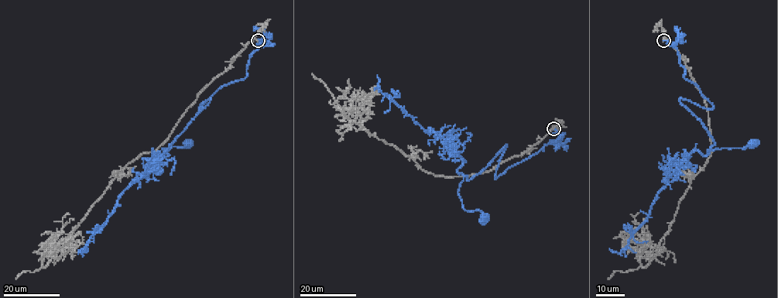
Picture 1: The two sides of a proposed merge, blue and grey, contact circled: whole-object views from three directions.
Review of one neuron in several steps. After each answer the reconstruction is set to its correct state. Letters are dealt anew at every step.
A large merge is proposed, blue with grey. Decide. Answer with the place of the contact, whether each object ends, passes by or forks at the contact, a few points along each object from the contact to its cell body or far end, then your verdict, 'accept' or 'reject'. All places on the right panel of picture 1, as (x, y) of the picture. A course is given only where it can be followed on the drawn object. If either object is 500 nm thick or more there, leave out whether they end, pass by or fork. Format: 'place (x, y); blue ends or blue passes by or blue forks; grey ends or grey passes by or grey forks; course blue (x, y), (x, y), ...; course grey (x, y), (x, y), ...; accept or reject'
place (663, 40); blue ends; grey ends; course blue (663, 41), (676, 49), (683, 77), (713, 105), (706, 109), (680, 99), (707, 131), (711, 150), (752, 143); course grey (663, 41), (683, 59), (704, 98), (711, 155), (690, 181), (651, 261), (635, 269), (615, 271), (608, 279); reject

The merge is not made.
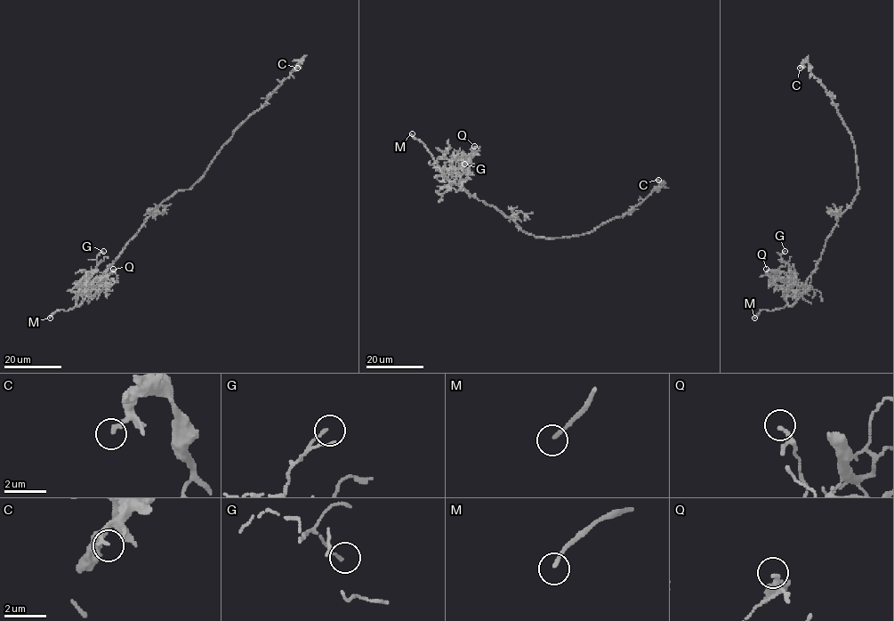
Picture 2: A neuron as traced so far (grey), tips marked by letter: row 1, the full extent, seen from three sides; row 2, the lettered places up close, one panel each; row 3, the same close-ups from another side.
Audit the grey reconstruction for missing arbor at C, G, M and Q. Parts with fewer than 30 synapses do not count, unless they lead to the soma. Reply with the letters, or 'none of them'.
M

